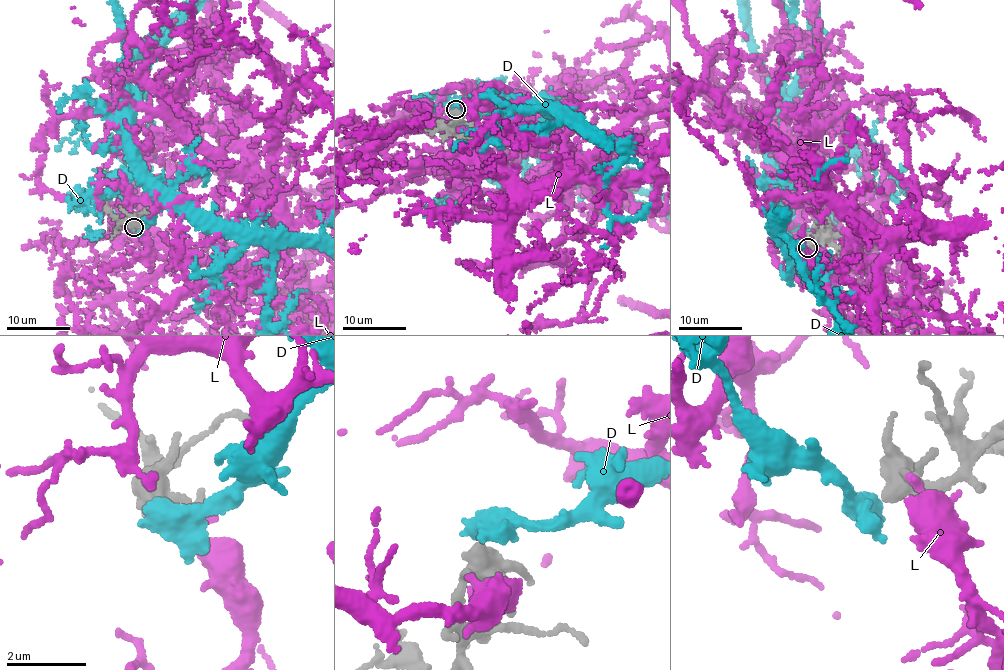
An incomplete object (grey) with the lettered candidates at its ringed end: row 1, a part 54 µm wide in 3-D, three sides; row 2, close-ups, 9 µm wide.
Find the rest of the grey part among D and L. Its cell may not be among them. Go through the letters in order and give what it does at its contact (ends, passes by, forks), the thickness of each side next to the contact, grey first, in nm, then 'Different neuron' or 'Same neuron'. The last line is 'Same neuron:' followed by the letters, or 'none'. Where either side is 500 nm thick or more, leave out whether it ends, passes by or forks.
D: Thickness 340 nm (grey) against 550 nm. Same neuron
L: It ends there. Thickness 320 nm (grey) against 200 nm. Different neuron
Same neuron: D

